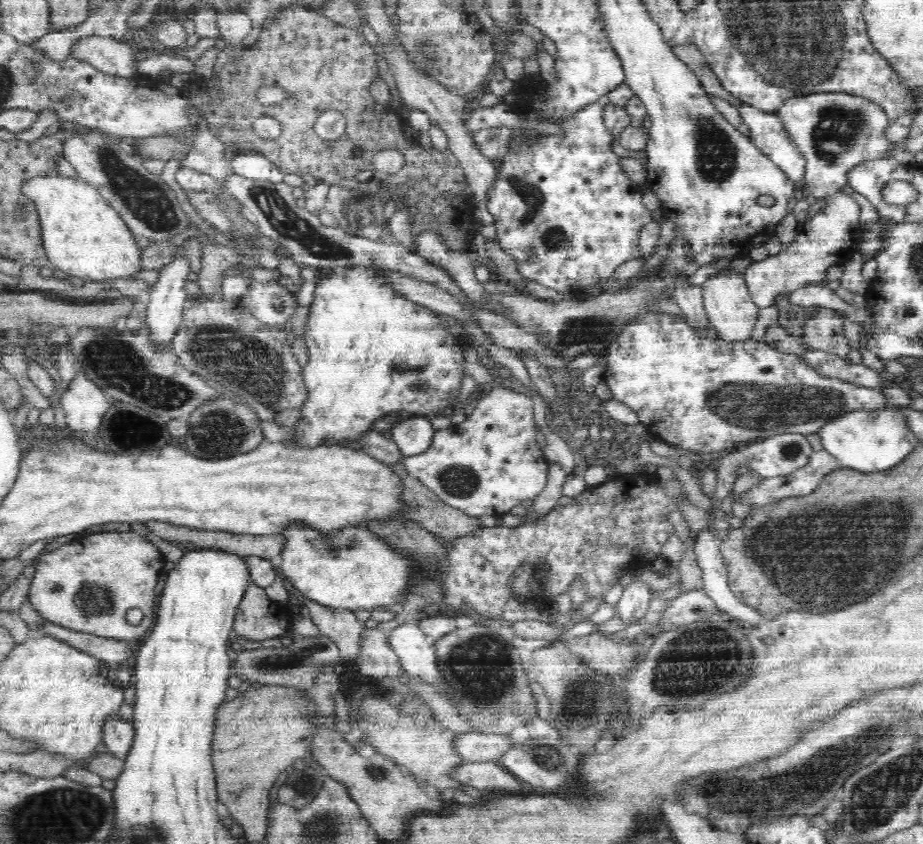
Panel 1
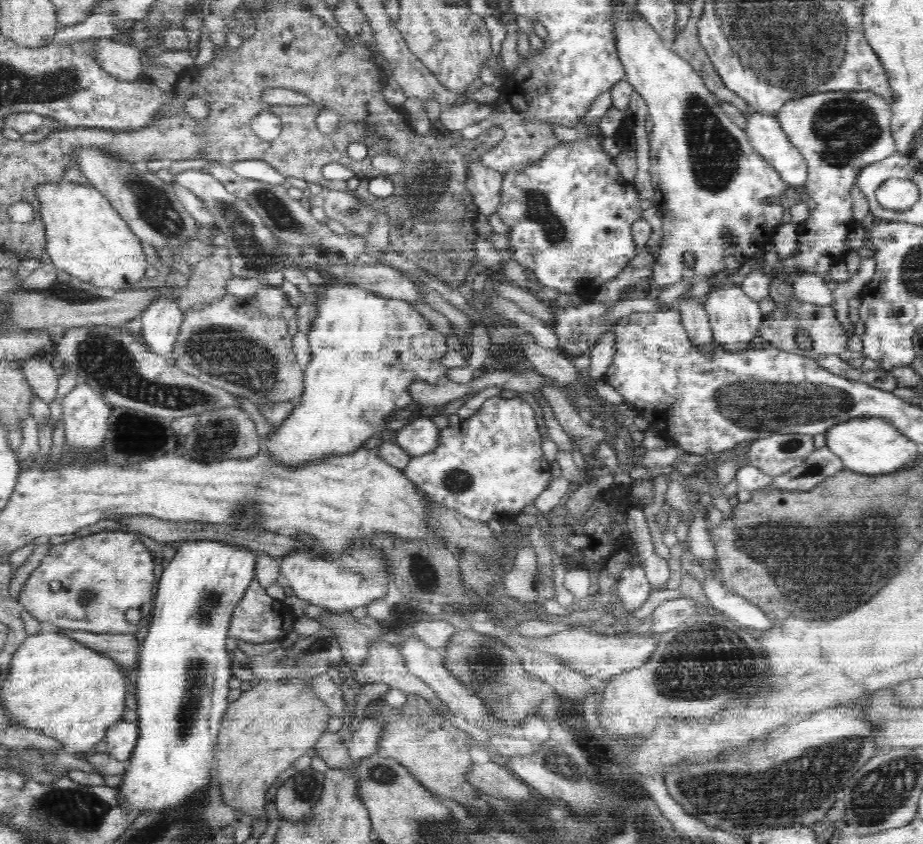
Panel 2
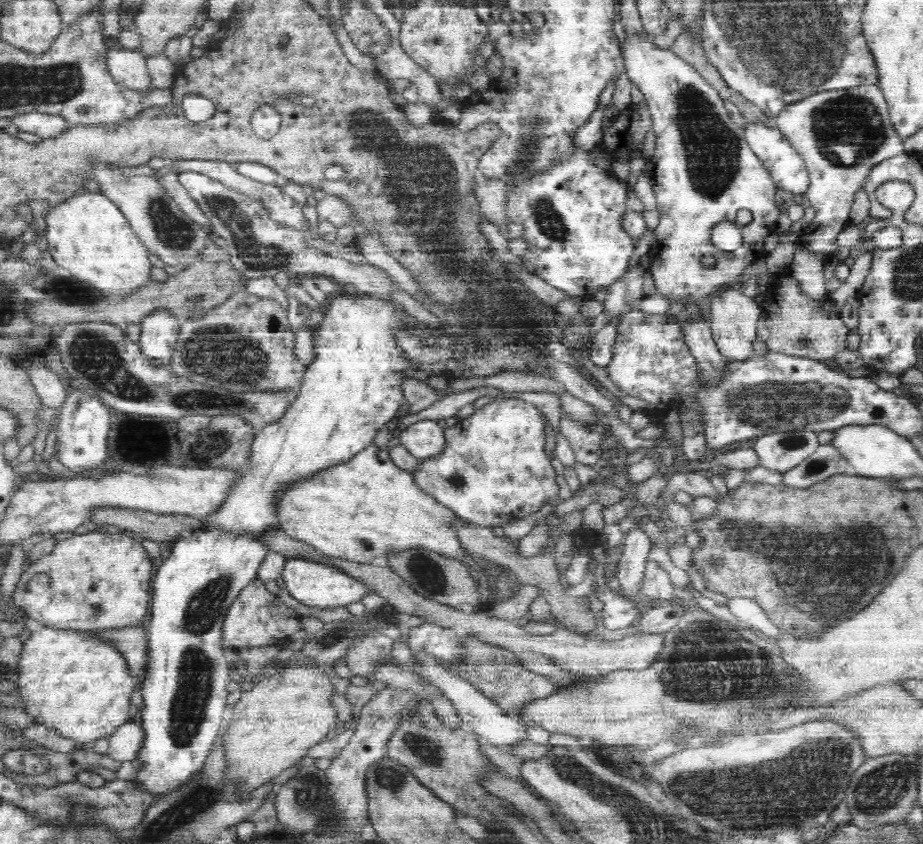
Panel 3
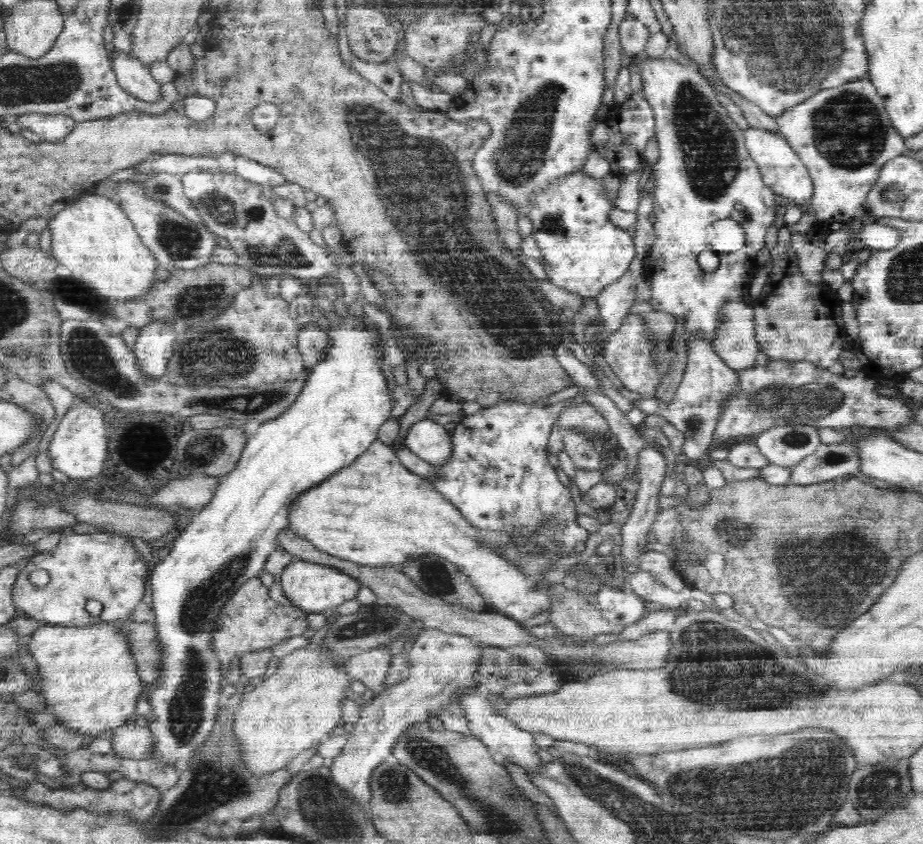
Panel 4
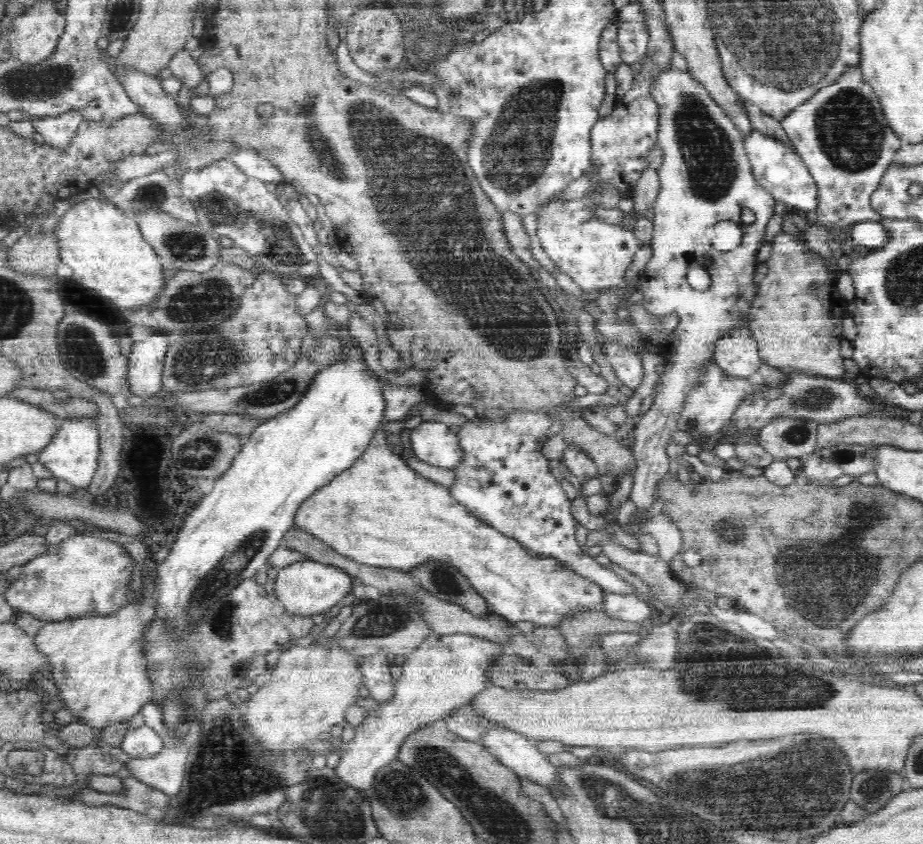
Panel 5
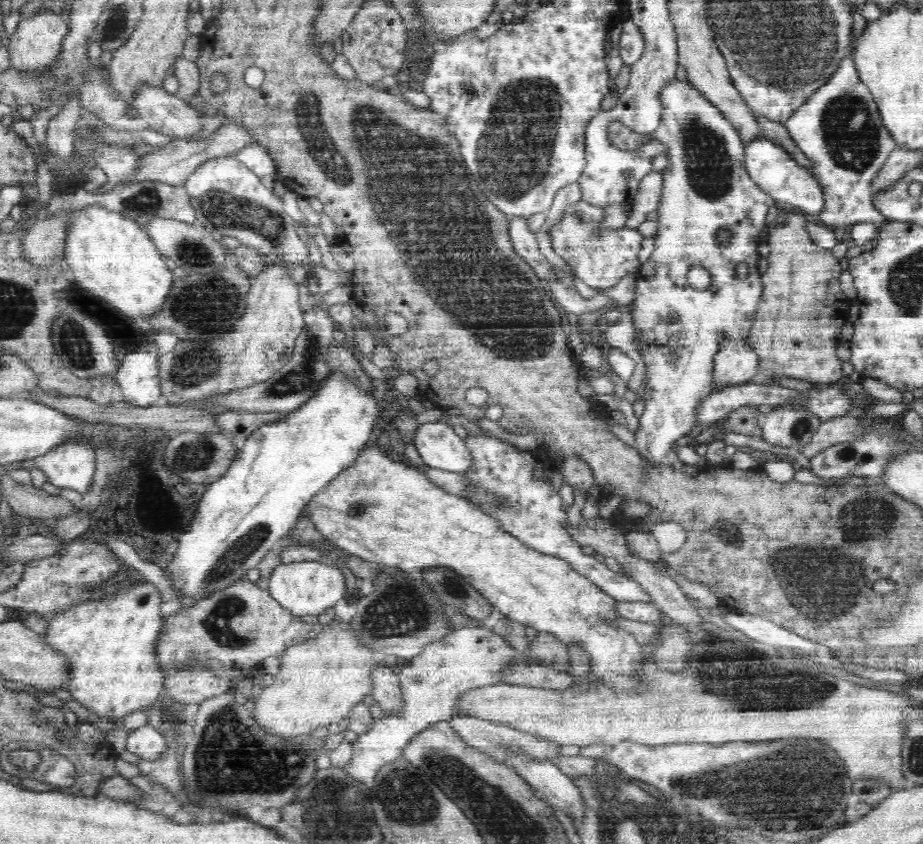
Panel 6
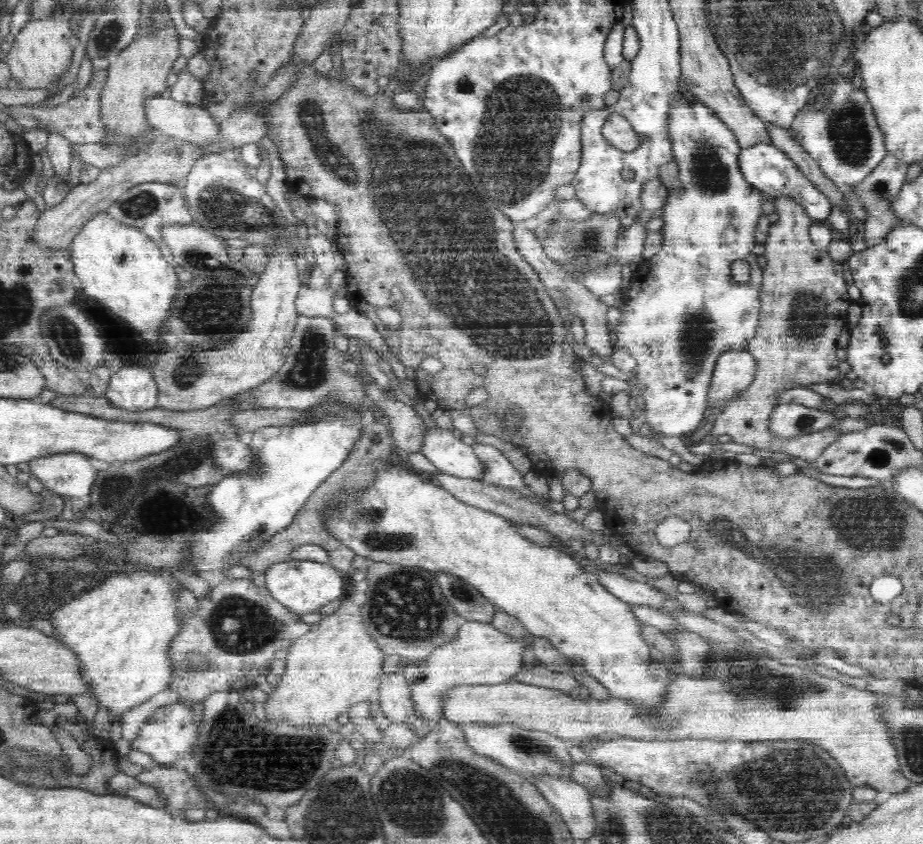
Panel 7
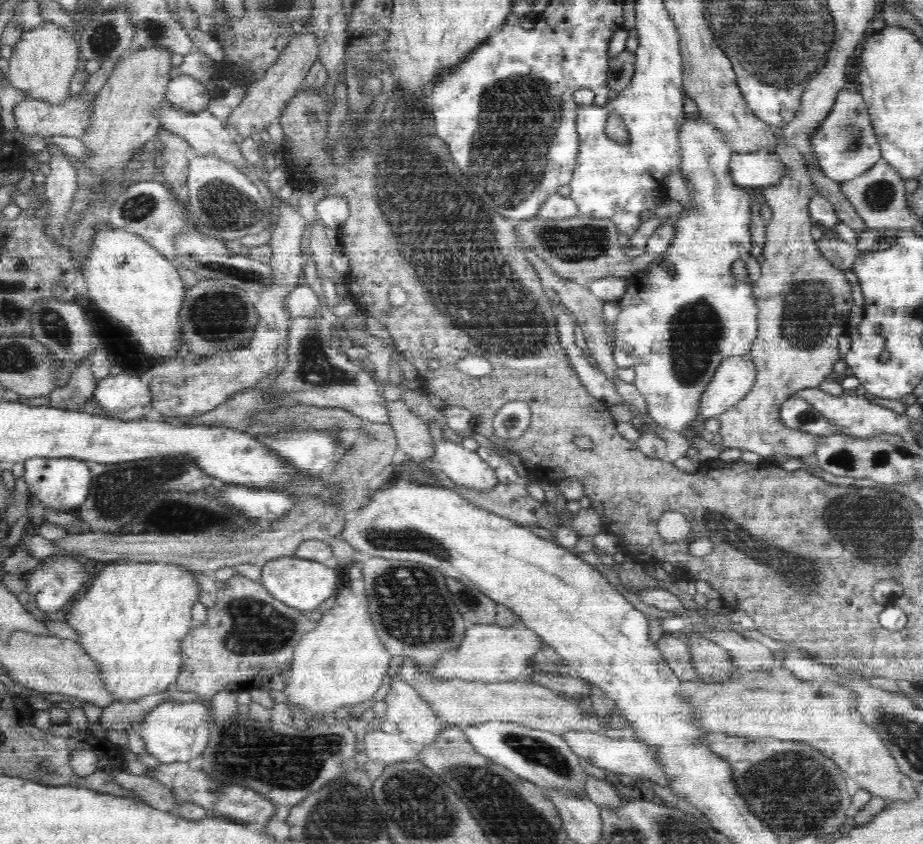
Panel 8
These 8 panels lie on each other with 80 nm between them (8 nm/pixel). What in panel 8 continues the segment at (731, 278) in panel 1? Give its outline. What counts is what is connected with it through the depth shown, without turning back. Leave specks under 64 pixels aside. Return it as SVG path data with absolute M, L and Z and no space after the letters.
M749 355L724 360L706 386L698 402L698 416L708 420L710 416L724 414L753 388L757 368Z

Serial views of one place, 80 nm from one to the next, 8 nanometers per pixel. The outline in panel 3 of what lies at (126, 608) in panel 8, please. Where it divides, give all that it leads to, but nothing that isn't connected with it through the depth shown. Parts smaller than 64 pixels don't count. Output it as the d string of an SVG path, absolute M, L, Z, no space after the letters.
M44 627L41 630L32 632L32 634L23 642L23 649L18 659L18 674L16 677L16 690L14 696L22 700L22 710L26 715L32 717L36 721L36 725L44 726L52 731L56 731L56 734L63 736L64 738L70 738L75 740L81 748L89 748L95 740L102 738L103 736L110 736L114 733L118 726L126 724L128 720L128 712L130 711L130 694L137 692L141 686L141 681L134 680L128 672L126 659L118 652L115 644L107 642L107 640L100 640L99 638L92 638L92 631L86 630L58 630L54 627Z

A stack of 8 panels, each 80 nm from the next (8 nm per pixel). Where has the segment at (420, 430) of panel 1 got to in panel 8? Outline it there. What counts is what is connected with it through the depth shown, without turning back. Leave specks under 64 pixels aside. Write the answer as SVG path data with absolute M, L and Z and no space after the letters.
M451 439L434 441L433 462L456 485L462 485L468 490L490 494L490 490L500 483L495 470L485 459L480 458L477 451L470 451L462 443Z

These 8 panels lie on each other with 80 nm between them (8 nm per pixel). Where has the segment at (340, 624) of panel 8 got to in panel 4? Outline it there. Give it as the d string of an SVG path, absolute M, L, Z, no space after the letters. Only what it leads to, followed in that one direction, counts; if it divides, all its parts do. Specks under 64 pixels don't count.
M309 646L293 650L288 656L279 660L275 674L264 679L260 684L253 683L250 689L242 692L239 706L234 710L234 731L237 732L237 742L241 743L246 760L246 768L254 770L254 774L270 774L274 770L284 769L303 751L319 744L332 735L337 726L342 723L342 700L344 688L350 684L350 677L332 664L332 656L322 656L319 649Z

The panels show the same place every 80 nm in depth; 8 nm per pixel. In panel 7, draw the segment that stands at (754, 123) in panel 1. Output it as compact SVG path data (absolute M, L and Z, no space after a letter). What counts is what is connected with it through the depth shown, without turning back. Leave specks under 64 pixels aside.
M758 144L748 149L741 149L738 154L738 168L742 173L743 180L756 189L768 193L771 197L774 195L790 195L805 208L808 217L814 222L825 224L833 214L833 205L830 199L822 192L818 191L814 183L810 182L804 173L798 169L796 163L790 160L790 157L778 150L773 144Z

